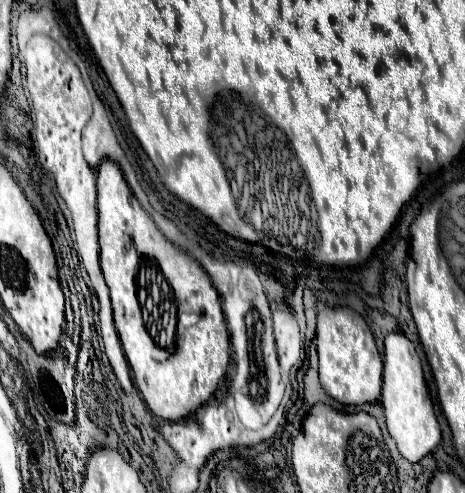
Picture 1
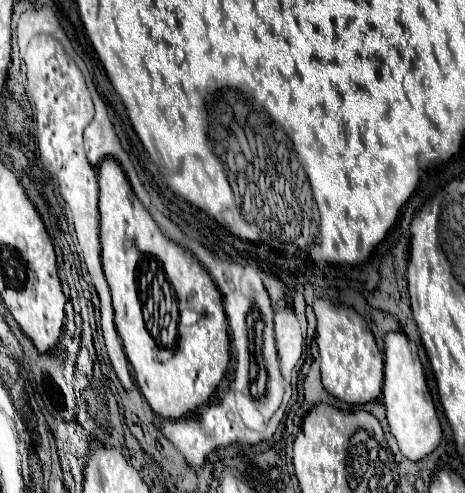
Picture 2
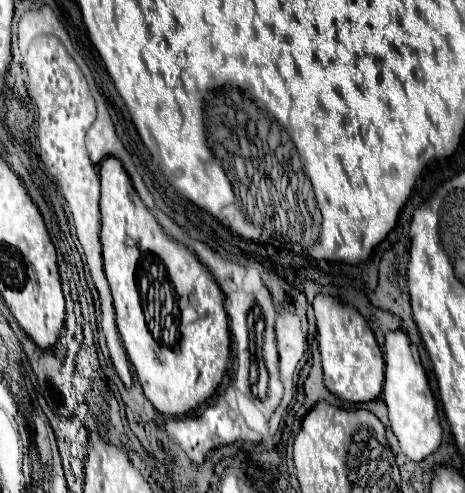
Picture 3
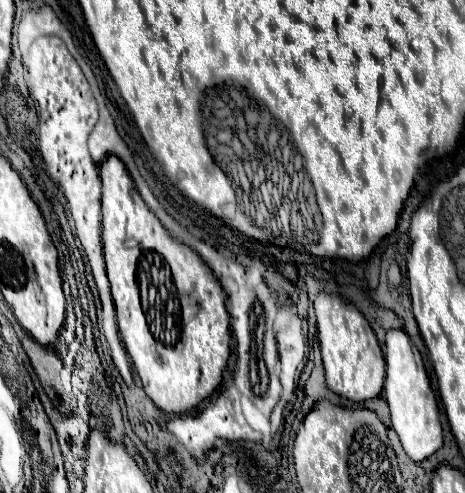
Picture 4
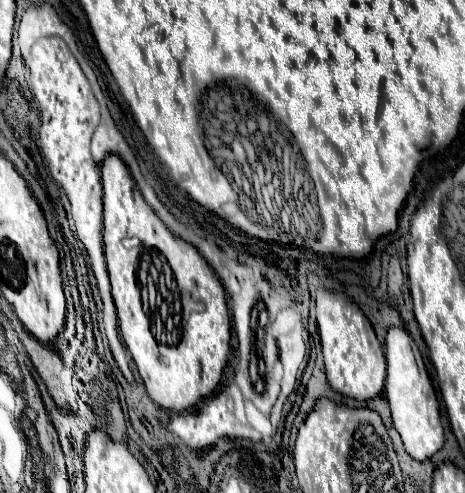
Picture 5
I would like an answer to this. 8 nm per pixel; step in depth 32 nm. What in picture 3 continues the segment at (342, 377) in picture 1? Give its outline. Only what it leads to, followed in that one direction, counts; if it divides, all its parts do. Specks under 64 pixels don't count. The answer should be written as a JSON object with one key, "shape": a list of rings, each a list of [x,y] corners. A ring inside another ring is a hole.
{"shape":[[[316,296],[314,302],[318,322],[318,346],[324,368],[326,388],[348,402],[368,402],[380,396],[384,382],[384,358],[364,316],[350,304],[334,296]]]}

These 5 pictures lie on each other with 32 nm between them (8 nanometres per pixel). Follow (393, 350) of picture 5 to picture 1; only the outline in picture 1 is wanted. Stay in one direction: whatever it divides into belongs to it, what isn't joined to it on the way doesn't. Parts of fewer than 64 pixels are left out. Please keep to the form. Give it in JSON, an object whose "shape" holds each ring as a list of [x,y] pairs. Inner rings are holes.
{"shape":[[[392,332],[384,338],[384,386],[382,386],[382,406],[386,412],[386,424],[390,436],[396,440],[400,454],[410,462],[420,462],[430,454],[442,440],[440,424],[434,414],[434,406],[424,382],[420,358],[412,350],[412,342],[402,332]]]}

